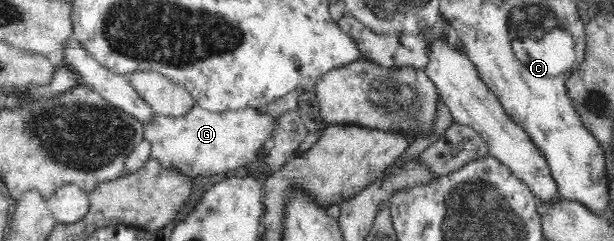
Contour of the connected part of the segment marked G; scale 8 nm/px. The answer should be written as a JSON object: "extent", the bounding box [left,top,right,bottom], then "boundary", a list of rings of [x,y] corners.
{"extent":[143,104,277,178],"boundary":[[[196,104],[187,114],[185,114],[185,116],[172,117],[171,115],[156,115],[156,119],[153,120],[152,123],[143,123],[143,128],[145,129],[144,138],[151,141],[151,157],[161,161],[164,165],[176,168],[184,175],[195,178],[196,176],[215,176],[216,174],[223,175],[231,170],[237,170],[237,168],[243,168],[244,166],[249,166],[249,164],[255,164],[257,160],[262,158],[261,153],[264,148],[269,148],[273,141],[275,130],[277,130],[277,118],[275,118],[275,116],[271,116],[271,114],[267,113],[265,109],[249,108],[216,113],[215,111],[207,110]]]}

